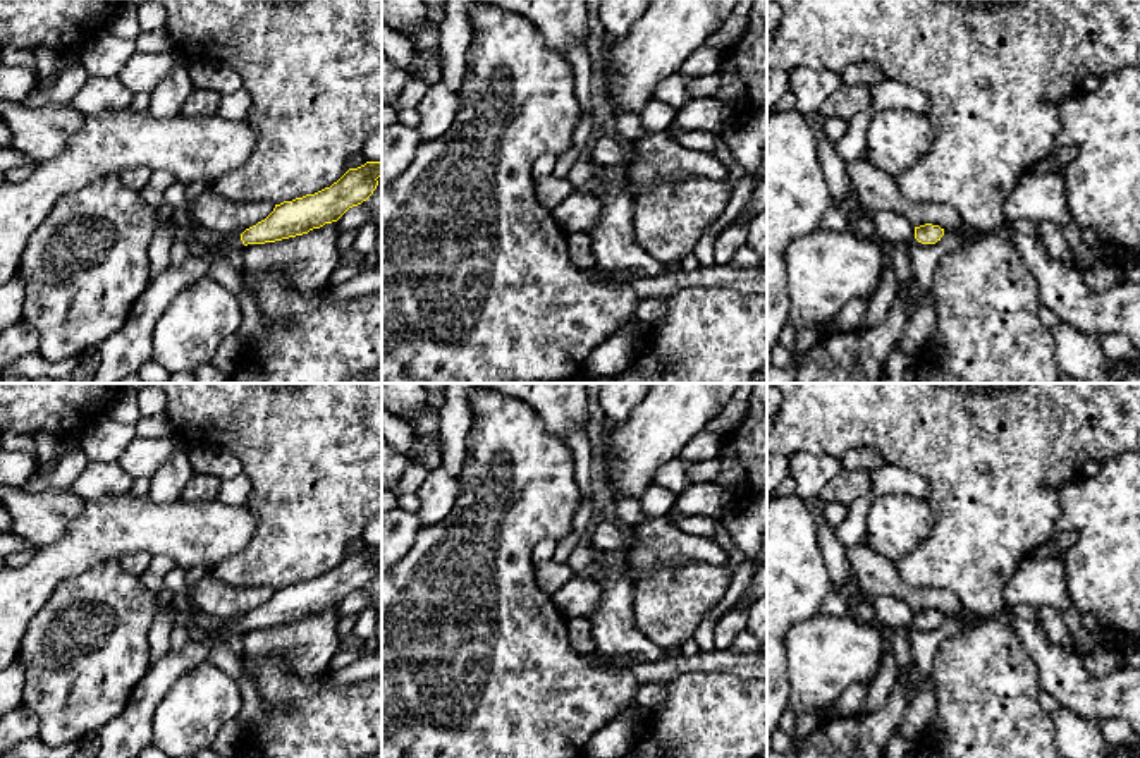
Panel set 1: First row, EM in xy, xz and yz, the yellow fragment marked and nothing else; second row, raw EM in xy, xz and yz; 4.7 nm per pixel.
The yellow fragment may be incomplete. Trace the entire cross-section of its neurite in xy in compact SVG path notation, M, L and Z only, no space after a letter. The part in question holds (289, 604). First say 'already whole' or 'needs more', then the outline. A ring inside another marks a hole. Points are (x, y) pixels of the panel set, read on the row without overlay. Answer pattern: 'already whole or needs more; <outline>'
needs more; M382 545L366 547L358 553L349 553L330 572L275 590L273 596L265 605L246 614L242 619L220 622L215 629L211 629L208 641L189 641L182 650L169 650L169 653L160 660L150 662L146 674L134 686L122 713L98 729L100 749L96 758L138 758L144 748L153 744L153 713L156 705L181 675L208 660L210 650L215 643L222 641L232 645L248 629L282 626L308 619L325 608L337 607L349 593L361 590L373 579L378 571L378 562L382 564Z

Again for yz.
already whole; M925 608L915 612L915 624L922 629L935 629L944 620L944 614L939 610Z

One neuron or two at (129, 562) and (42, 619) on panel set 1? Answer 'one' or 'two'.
two

